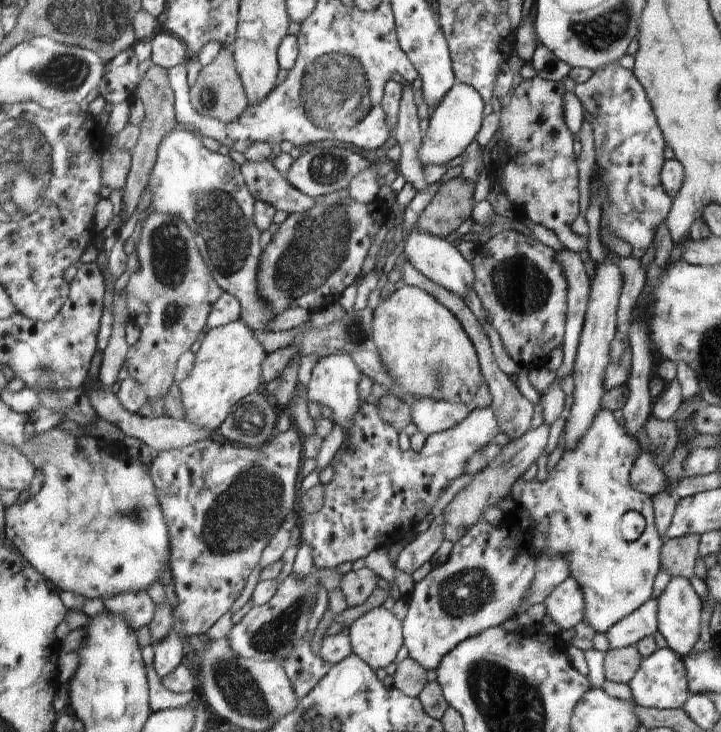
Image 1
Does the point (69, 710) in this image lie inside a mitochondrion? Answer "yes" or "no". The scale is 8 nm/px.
no

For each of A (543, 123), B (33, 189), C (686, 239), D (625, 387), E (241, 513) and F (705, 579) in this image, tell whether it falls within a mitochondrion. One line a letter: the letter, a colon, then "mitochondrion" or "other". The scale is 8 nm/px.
A: mitochondrion
B: mitochondrion
C: other
D: other
E: mitochondrion
F: other

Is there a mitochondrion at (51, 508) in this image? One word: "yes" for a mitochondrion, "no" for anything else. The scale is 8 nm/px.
no

